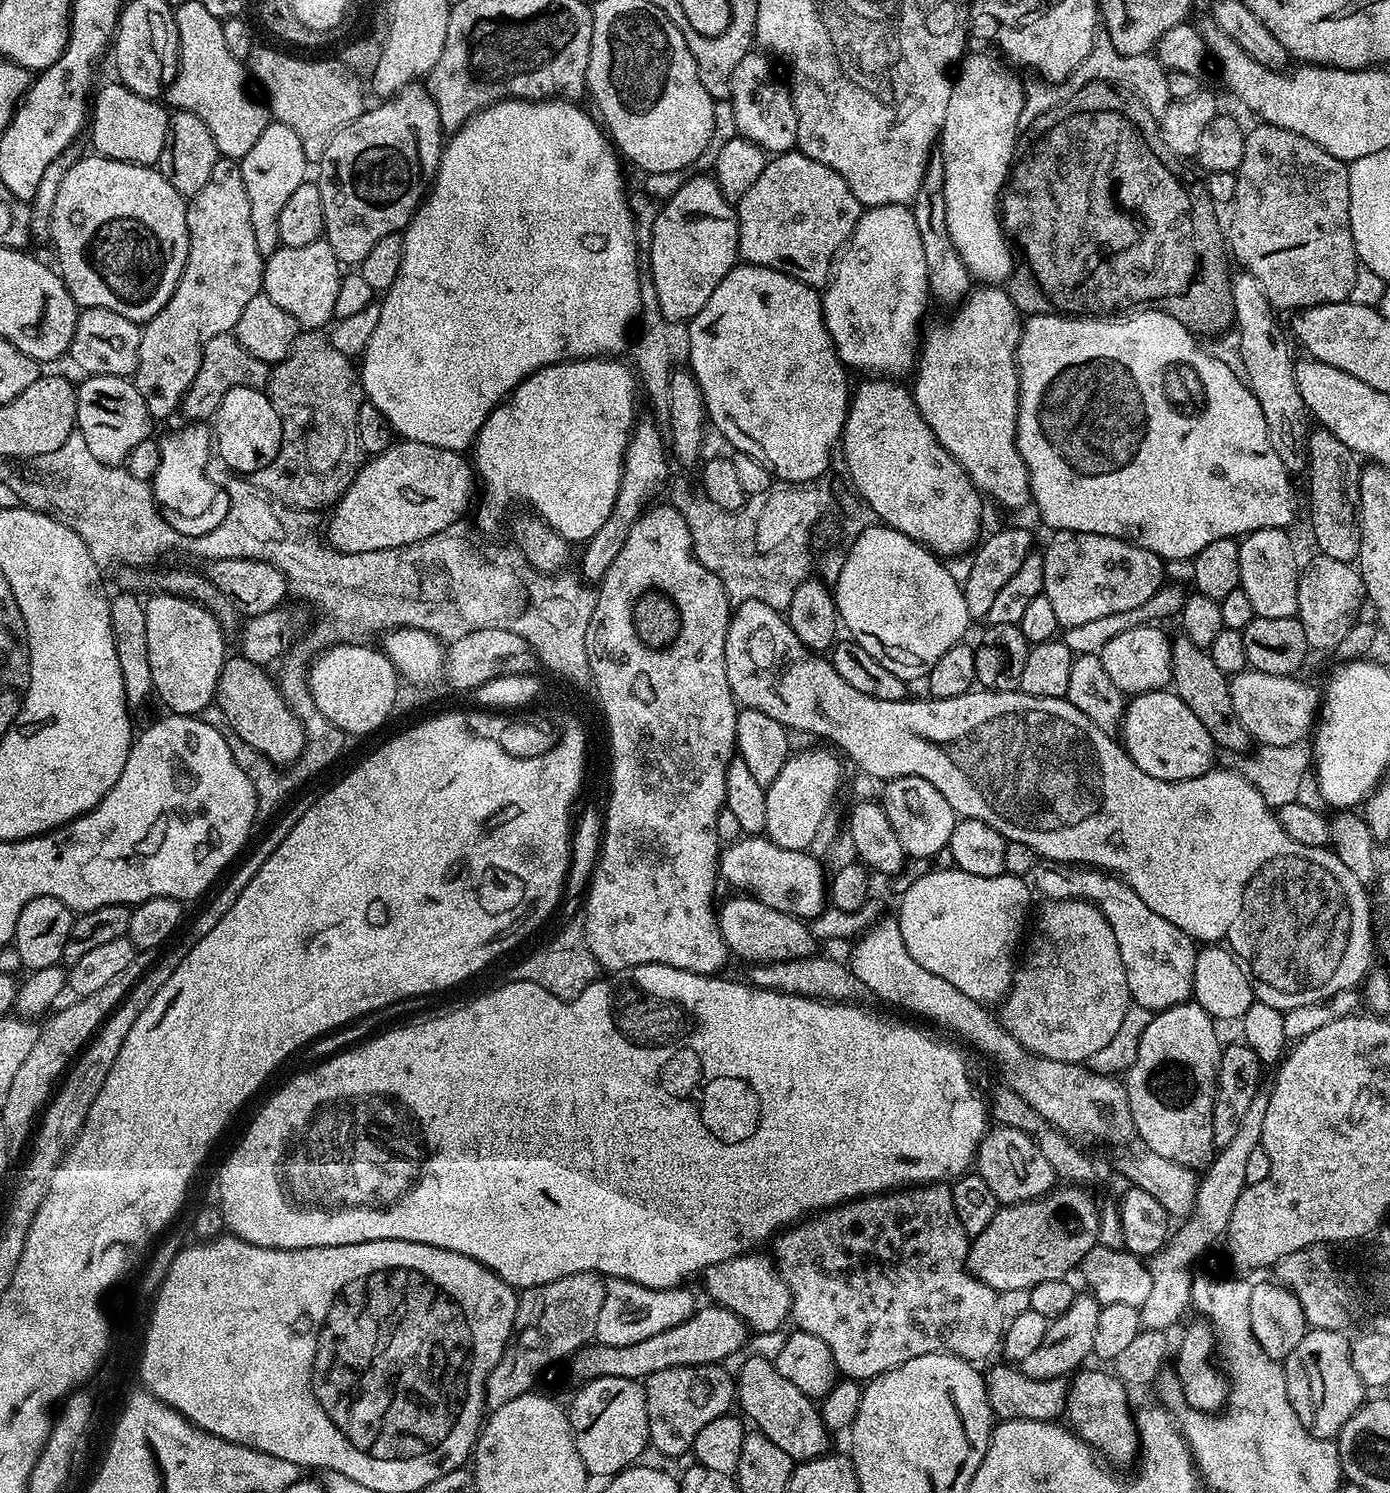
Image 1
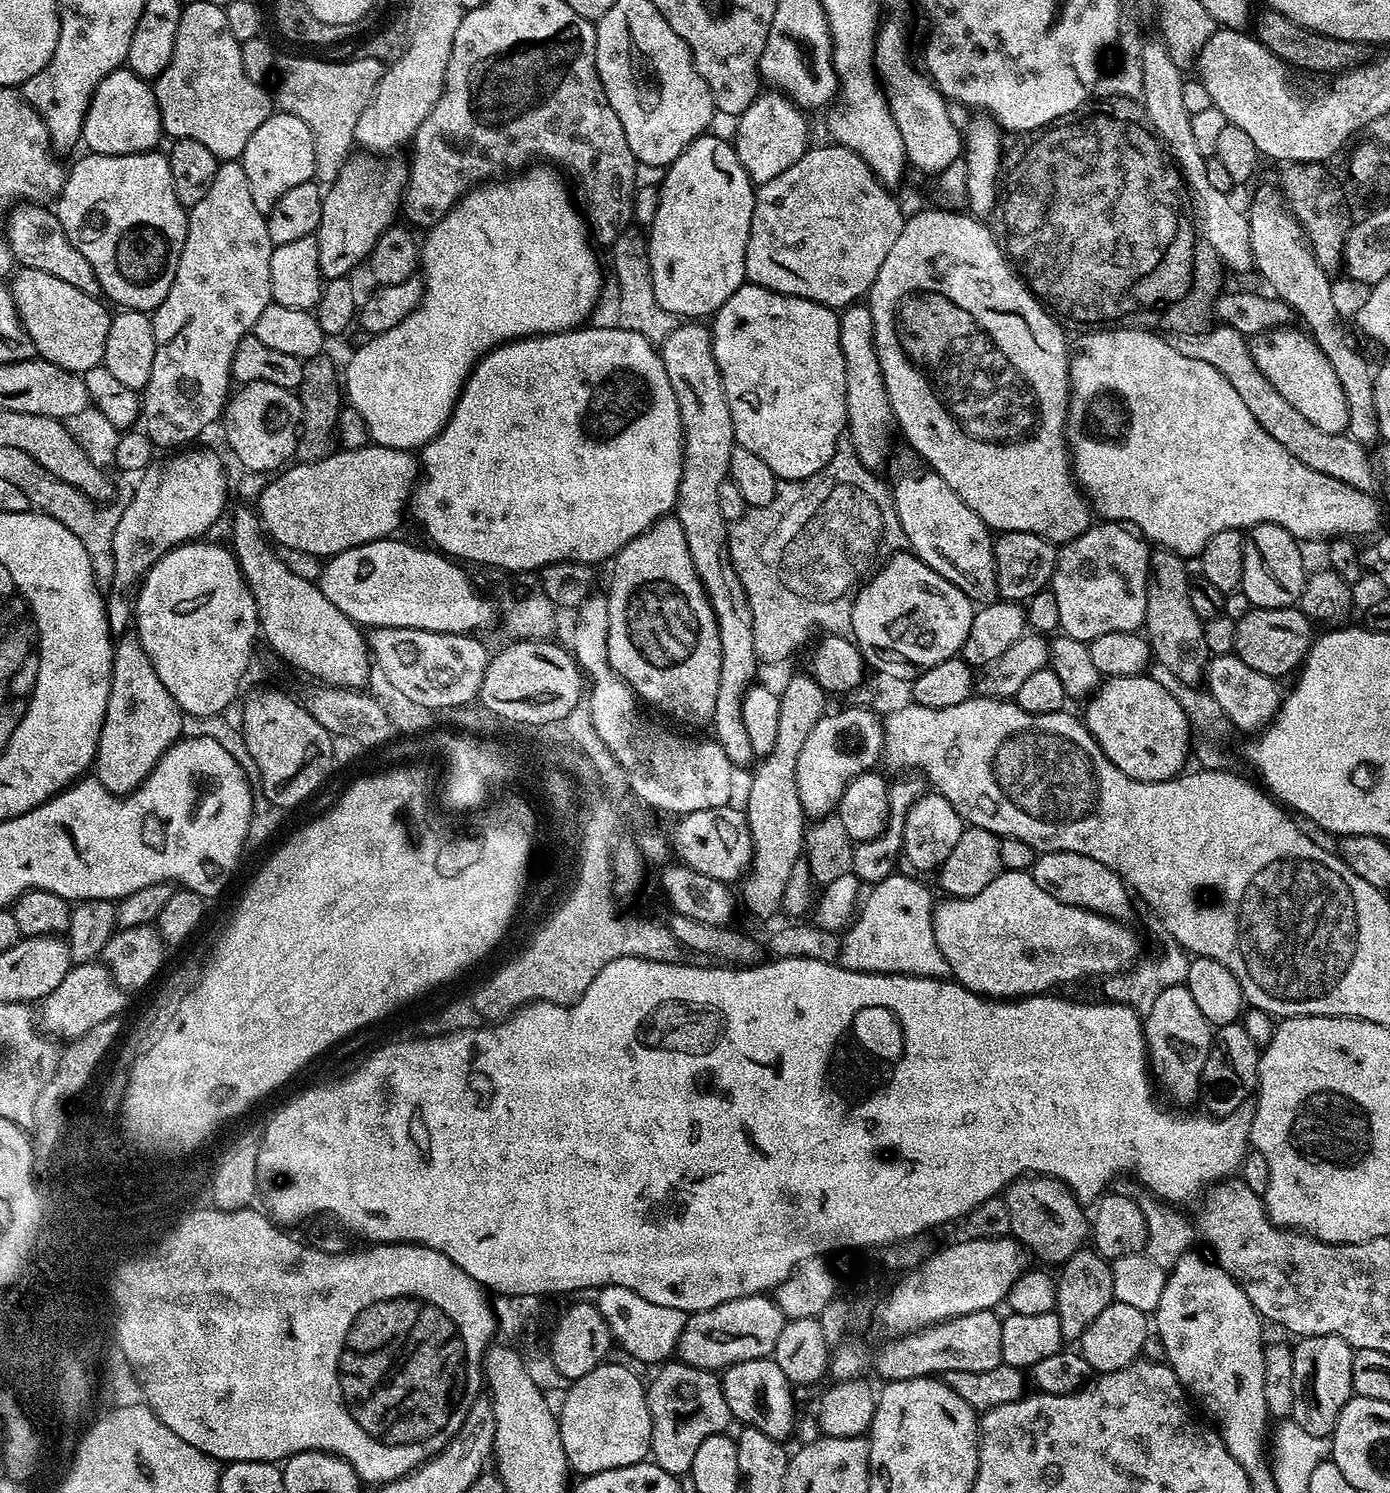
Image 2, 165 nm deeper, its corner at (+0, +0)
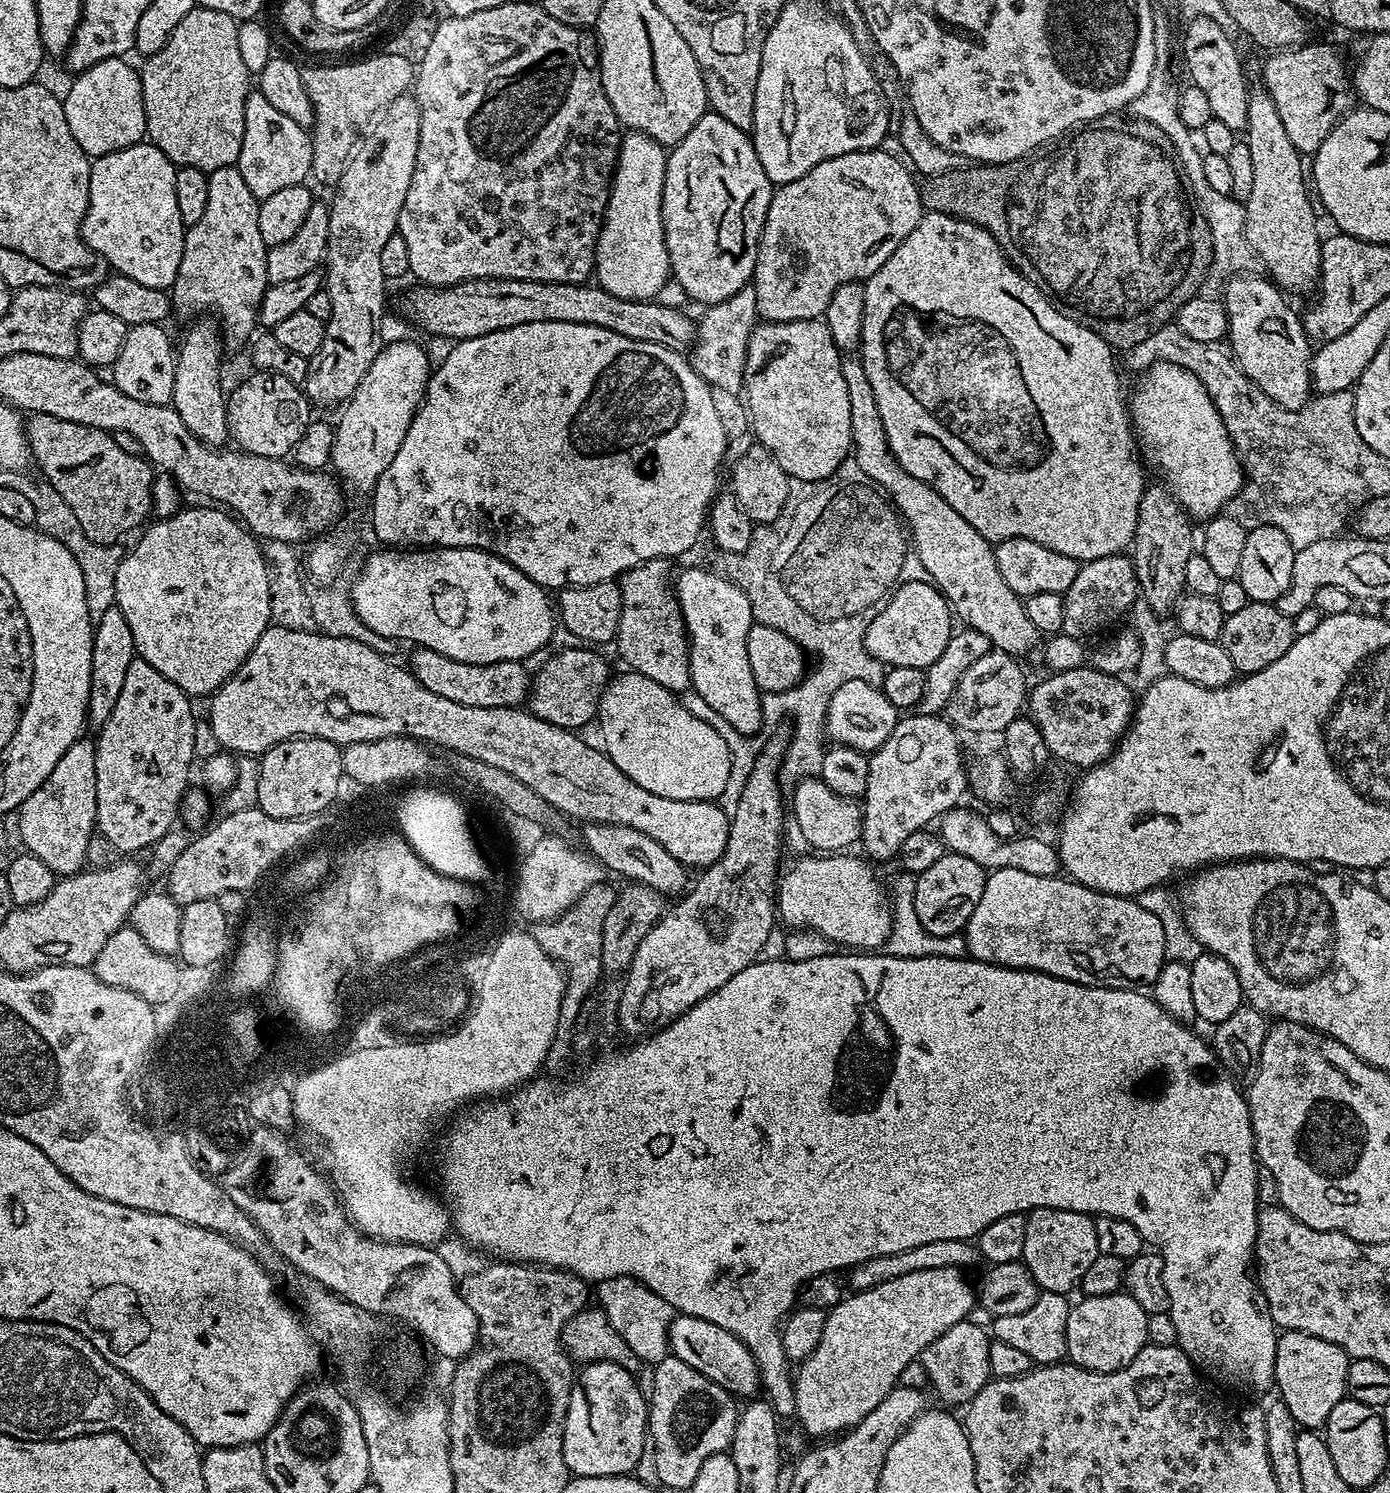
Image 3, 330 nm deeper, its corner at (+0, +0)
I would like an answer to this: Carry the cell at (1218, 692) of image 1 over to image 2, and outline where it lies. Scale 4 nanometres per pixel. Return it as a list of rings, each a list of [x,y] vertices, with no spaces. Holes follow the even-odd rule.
[[[1153,547],[1148,553],[1148,593],[1146,594],[1146,618],[1143,635],[1152,647],[1155,663],[1166,666],[1171,674],[1176,674],[1186,685],[1199,685],[1205,679],[1210,653],[1206,646],[1204,621],[1194,614],[1194,606],[1190,602],[1190,575],[1185,557],[1174,554],[1169,548]]]

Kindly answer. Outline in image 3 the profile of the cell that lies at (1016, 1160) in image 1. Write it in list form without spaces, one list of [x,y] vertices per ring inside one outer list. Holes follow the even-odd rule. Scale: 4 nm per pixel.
[[[1035,1208],[1027,1213],[1027,1218],[1022,1263],[1028,1267],[1030,1274],[1034,1274],[1043,1291],[1071,1293],[1071,1288],[1079,1285],[1086,1270],[1094,1266],[1094,1258],[1101,1256],[1095,1219],[1085,1212],[1057,1208]]]

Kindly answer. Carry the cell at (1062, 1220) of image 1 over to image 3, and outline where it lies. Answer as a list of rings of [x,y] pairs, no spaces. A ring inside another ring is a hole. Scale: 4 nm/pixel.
[[[958,1268],[914,1270],[914,1274],[890,1278],[890,1282],[882,1282],[882,1286],[845,1295],[834,1305],[826,1318],[826,1330],[822,1330],[822,1342],[818,1342],[814,1354],[799,1365],[800,1373],[794,1376],[794,1416],[800,1419],[801,1426],[812,1436],[828,1438],[862,1422],[862,1418],[897,1387],[902,1370],[906,1370],[909,1362],[917,1359],[930,1342],[946,1334],[950,1326],[973,1315],[974,1288],[964,1281],[964,1276]]]

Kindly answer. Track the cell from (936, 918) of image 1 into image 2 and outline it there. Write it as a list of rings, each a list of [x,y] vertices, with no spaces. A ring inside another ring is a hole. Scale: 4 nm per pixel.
[[[1001,871],[998,878],[994,878],[994,882],[990,882],[990,886],[986,886],[986,890],[978,890],[978,894],[966,898],[944,898],[933,907],[932,909],[932,929],[934,930],[934,942],[938,942],[938,950],[942,950],[942,958],[946,958],[946,962],[950,962],[950,970],[952,971],[952,976],[954,977],[956,983],[966,986],[971,990],[971,992],[976,992],[980,996],[991,996],[997,1000],[1014,1000],[1021,996],[1039,996],[1041,994],[1051,993],[1059,984],[1072,984],[1075,980],[1088,980],[1091,976],[1112,976],[1115,974],[1123,973],[1125,970],[1132,968],[1133,965],[1137,963],[1138,957],[1136,955],[1140,952],[1140,944],[1136,941],[1136,936],[1127,927],[1127,923],[1111,920],[1108,916],[1103,916],[1097,912],[1091,912],[1085,908],[1079,908],[1078,906],[1066,906],[1066,902],[1058,902],[1058,898],[1054,898],[1054,894],[1046,894],[1046,890],[1042,890],[1042,886],[1038,886],[1038,882],[1034,882],[1034,878],[1028,872],[1006,872]]]

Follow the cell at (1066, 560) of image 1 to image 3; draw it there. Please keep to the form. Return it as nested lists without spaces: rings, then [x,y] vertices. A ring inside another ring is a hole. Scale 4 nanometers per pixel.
[[[1127,555],[1107,556],[1081,563],[1078,578],[1064,597],[1063,635],[1085,638],[1091,632],[1100,632],[1107,624],[1115,622],[1119,616],[1127,617],[1132,604],[1138,597],[1136,571]]]

